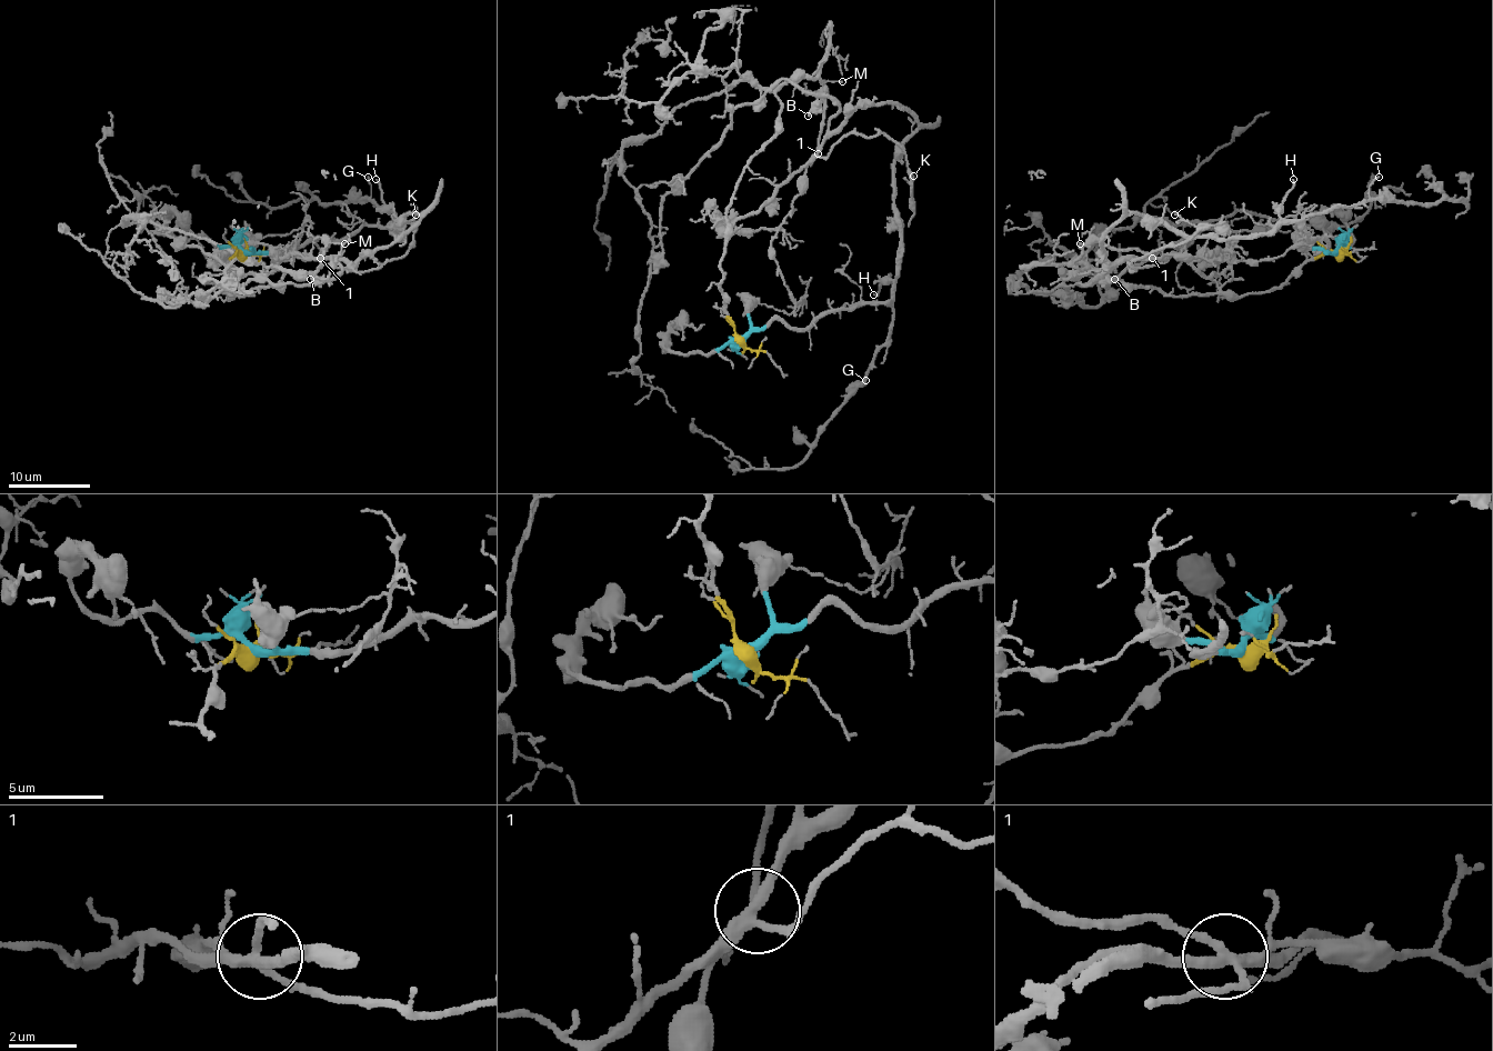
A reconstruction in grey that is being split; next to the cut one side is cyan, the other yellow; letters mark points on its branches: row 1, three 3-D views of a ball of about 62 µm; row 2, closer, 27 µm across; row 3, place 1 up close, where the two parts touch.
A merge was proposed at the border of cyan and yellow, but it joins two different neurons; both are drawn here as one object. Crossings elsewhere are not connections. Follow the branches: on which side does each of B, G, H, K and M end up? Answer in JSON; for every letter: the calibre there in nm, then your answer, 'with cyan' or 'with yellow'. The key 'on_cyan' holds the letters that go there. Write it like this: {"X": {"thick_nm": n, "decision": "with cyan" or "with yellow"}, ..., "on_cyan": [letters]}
{"B": {"thick_nm": 240, "decision": "with cyan"}, "G": {"thick_nm": 110, "decision": "with cyan"}, "H": {"thick_nm": 160, "decision": "with cyan"}, "K": {"thick_nm": 110, "decision": "with yellow"}, "M": {"thick_nm": 70, "decision": "with yellow"}, "on_cyan": ["B", "G", "H"]}

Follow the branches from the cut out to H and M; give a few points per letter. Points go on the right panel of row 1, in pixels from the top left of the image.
H: (1338, 251), (1318, 251), (1328, 243), (1311, 239), (1303, 224), (1286, 222), (1279, 214), (1293, 180)
M: (1338, 251), (1306, 260), (1266, 292), (1168, 297), (1155, 288), (1119, 286), (1103, 272), (1076, 272), (1080, 243)

